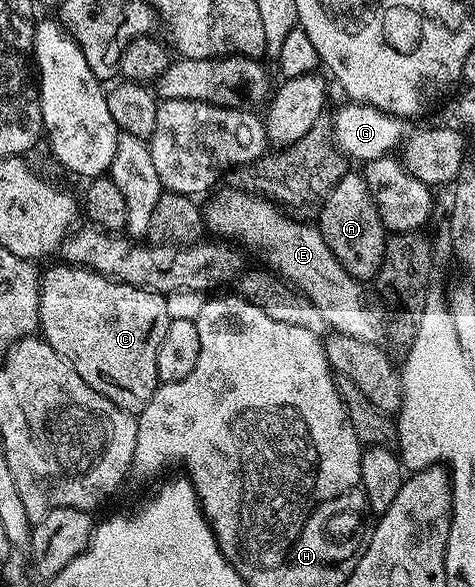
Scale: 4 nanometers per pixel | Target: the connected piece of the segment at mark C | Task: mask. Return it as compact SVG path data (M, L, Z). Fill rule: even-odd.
M55 262L40 276L40 310L38 326L41 339L56 350L67 362L104 398L108 398L125 412L137 414L152 398L160 383L156 374L156 354L160 351L160 342L168 334L171 320L168 318L168 302L161 292L147 288L137 288L131 284L120 284L106 276L76 264Z

